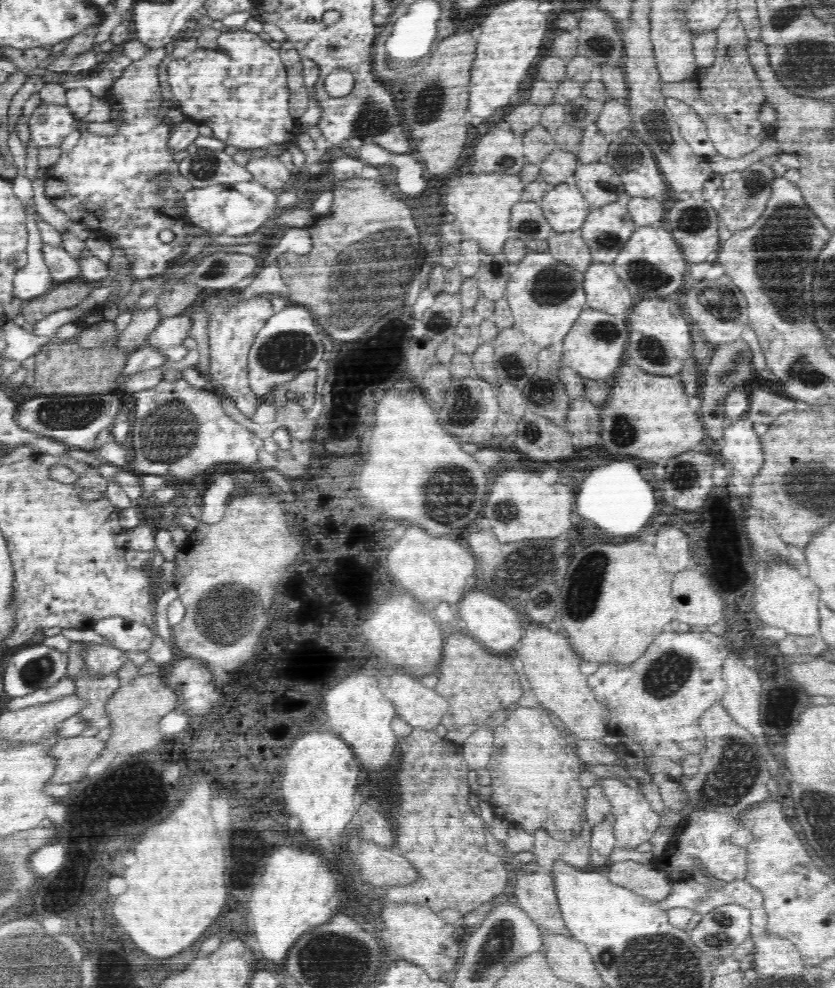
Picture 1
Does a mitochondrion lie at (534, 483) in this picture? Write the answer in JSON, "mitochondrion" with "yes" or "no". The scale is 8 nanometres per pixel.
{"mitochondrion":"no"}

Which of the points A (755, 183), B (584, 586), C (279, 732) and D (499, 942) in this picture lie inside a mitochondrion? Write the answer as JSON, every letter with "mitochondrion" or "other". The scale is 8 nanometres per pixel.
{"A":"mitochondrion","B":"mitochondrion","C":"other","D":"mitochondrion"}

